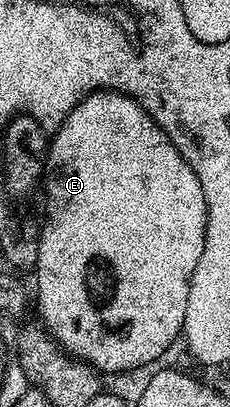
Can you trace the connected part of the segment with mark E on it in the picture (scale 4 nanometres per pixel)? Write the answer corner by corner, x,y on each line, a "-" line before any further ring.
98,89
94,93
89,93
72,112
64,119
64,123
53,130
52,136
48,141
46,151
46,172
44,174
44,189
46,185
46,222
43,223
42,229
37,234
38,238
38,263
36,266
36,274
38,273
38,313
42,316
41,324
45,326
51,337
70,354
71,357
78,358
79,361
86,361
93,369
97,369
103,375
109,373
126,373
129,369
138,369
141,365
150,365
157,357
162,357
170,349
170,344
174,340
179,340
182,324
184,323
184,315
188,311
188,291
190,290
190,280
192,279
192,271
196,271
196,263
200,263
200,255
204,255
204,235
206,234
206,203
204,201
204,187
200,183
200,179
196,179
196,171
192,171
192,167
188,167
188,163
184,159
184,155
180,155
180,151
172,143
172,139
168,139
168,135
156,124
148,115
148,111
144,111
144,107
136,99
132,99
127,93
118,93
115,89

